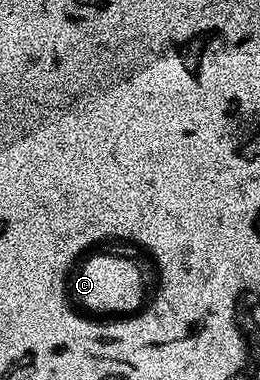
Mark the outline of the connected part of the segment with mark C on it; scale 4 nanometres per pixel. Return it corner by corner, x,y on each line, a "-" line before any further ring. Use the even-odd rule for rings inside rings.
120,233
88,241
64,269
64,305
68,305
72,317
88,321
88,325
140,321
140,313
152,313
152,301
160,301
160,293
164,293
164,265
160,265
160,257
148,249
130,248

